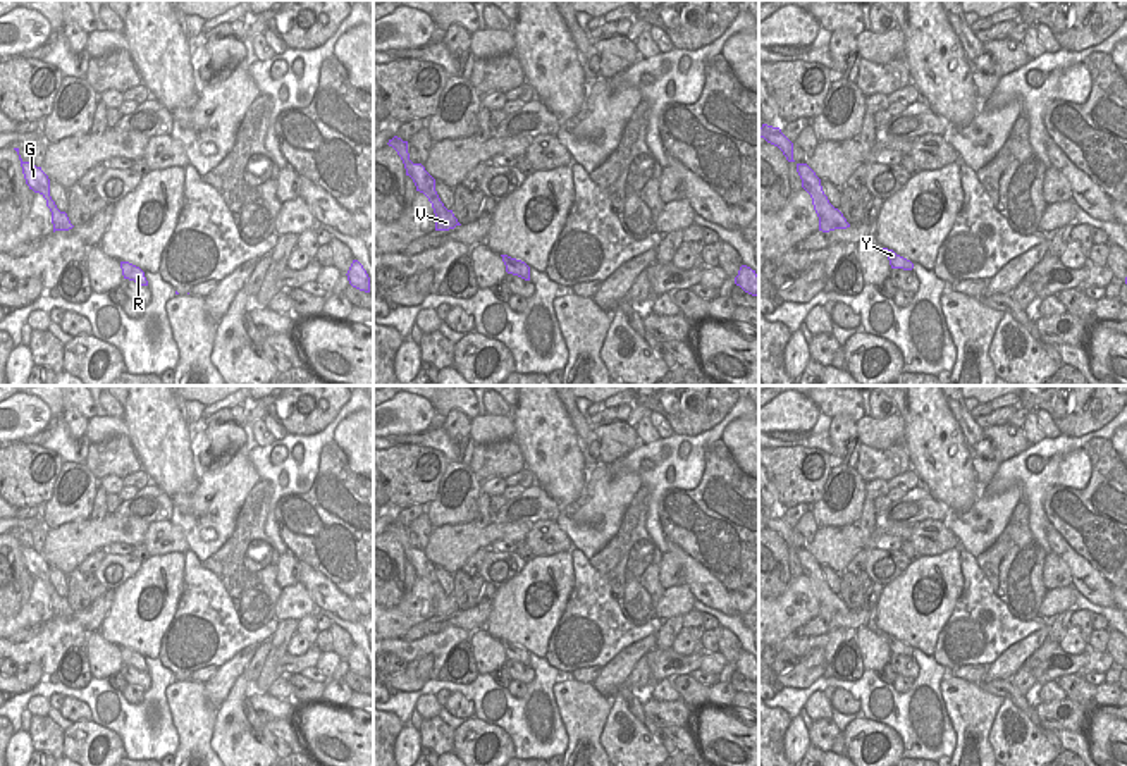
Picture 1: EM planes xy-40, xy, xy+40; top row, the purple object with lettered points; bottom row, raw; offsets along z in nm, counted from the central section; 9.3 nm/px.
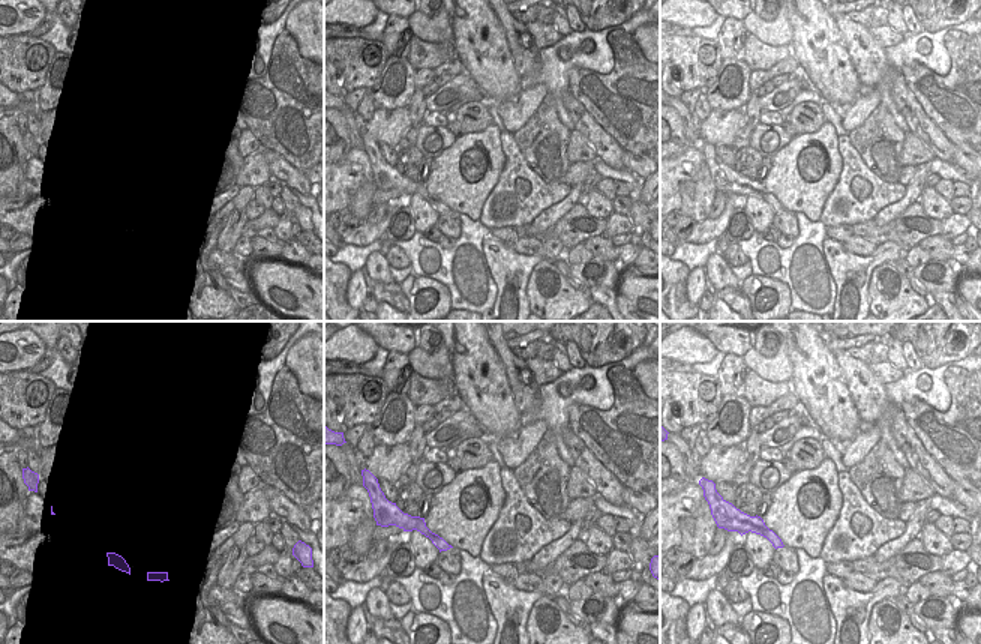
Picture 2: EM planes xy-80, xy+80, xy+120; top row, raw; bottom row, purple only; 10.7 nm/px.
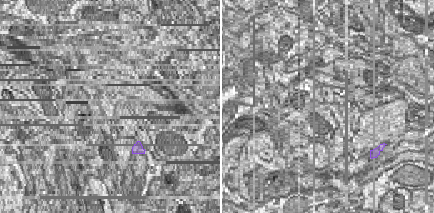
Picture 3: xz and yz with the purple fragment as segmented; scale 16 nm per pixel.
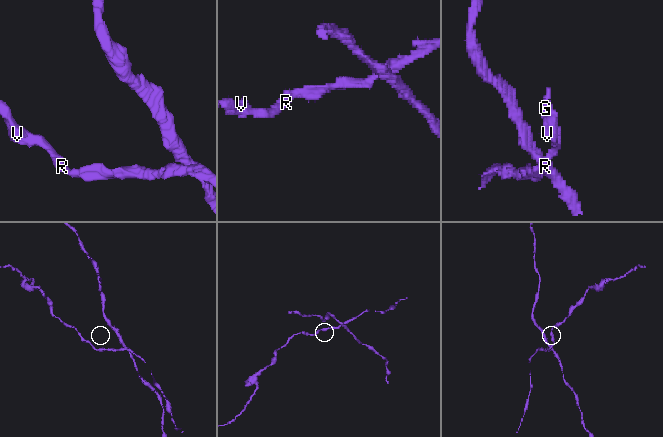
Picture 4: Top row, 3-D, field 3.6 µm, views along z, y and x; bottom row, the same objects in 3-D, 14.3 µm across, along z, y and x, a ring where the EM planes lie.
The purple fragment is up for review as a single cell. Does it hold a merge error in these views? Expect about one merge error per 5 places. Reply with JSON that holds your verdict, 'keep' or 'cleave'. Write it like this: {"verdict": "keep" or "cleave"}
{"verdict": "keep"}

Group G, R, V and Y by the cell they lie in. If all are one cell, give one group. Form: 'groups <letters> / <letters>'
groups G R V Y

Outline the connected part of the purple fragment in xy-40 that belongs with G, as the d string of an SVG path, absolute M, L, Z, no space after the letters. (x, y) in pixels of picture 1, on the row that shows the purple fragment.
M19 155L19 160L21 160L22 174L24 174L24 179L26 179L26 184L29 186L29 189L33 189L34 193L40 193L46 200L46 207L52 212L53 232L72 229L74 225L71 224L67 213L60 212L50 196L48 176L41 170L41 167L24 162L21 158L21 155Z

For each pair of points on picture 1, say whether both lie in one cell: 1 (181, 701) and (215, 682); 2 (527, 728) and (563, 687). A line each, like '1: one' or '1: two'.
1: two
2: two

